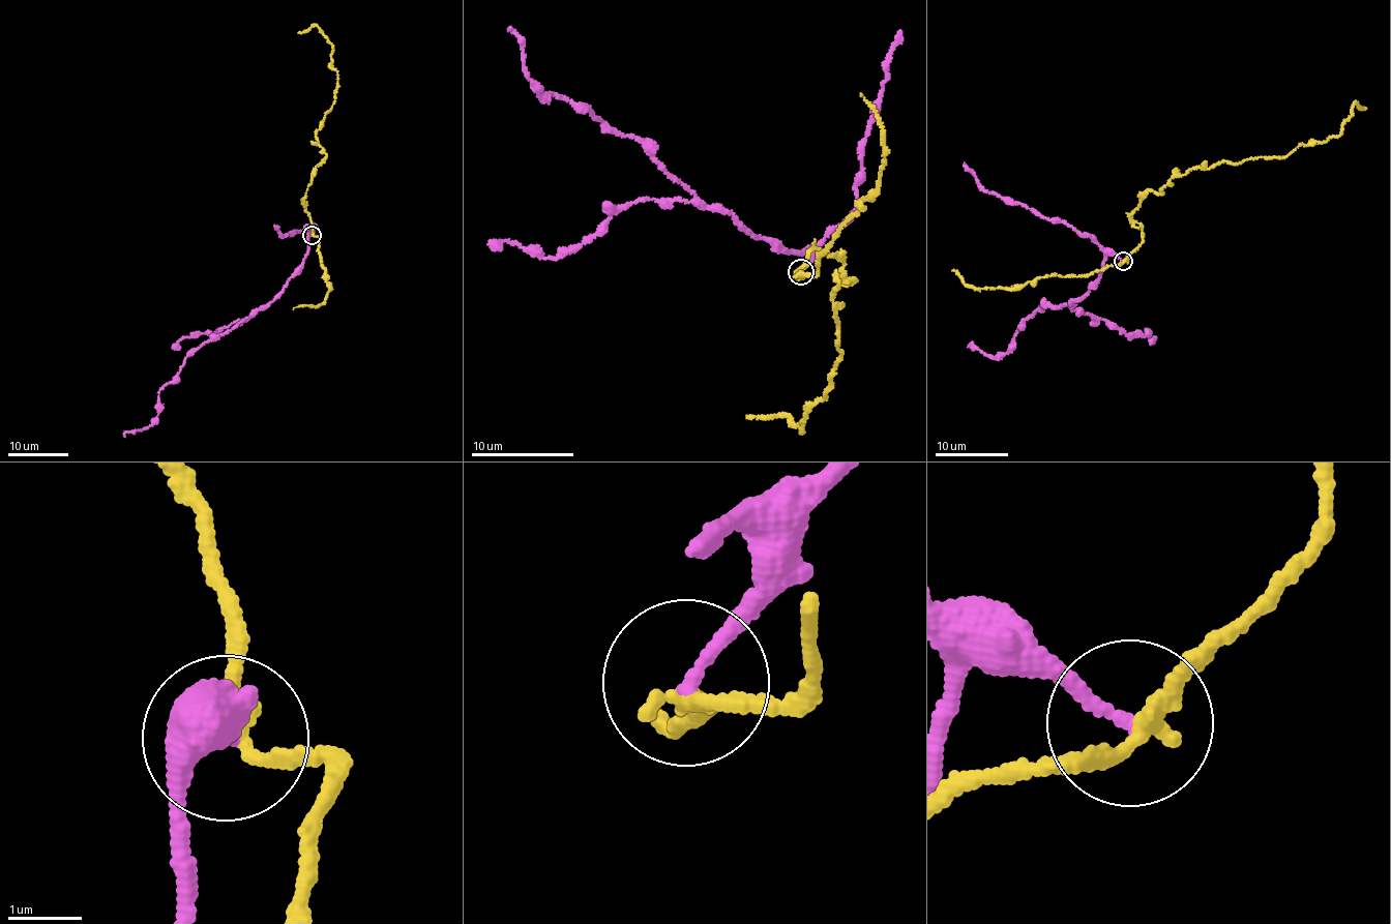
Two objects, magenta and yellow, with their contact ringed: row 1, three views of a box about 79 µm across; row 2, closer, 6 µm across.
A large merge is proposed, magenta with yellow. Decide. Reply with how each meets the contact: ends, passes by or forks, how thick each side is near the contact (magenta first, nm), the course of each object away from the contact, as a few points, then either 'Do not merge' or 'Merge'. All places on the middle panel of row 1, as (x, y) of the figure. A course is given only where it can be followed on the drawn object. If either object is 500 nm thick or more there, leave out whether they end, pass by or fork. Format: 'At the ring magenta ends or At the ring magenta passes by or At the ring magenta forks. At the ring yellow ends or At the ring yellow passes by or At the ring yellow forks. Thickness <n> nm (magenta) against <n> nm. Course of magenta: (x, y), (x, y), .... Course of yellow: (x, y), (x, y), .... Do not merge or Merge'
At the ring magenta ends. At the ring yellow passes by. Thickness 180 nm (magenta) against 240 nm. Course of magenta: (800, 271), (808, 250), (787, 254), (698, 200), (649, 148), (553, 94), (540, 98), (511, 28). Course of yellow: (800, 271), (815, 248), (854, 280), (834, 290), (829, 390), (801, 429), (746, 418). Do not merge

